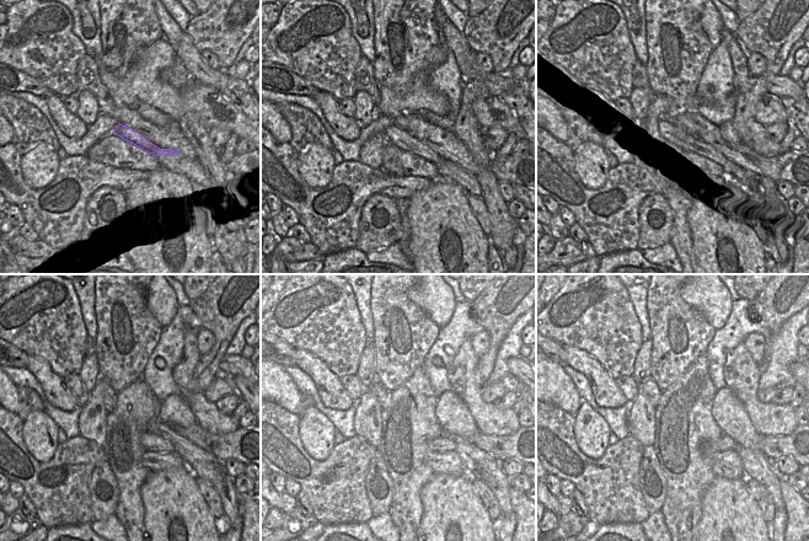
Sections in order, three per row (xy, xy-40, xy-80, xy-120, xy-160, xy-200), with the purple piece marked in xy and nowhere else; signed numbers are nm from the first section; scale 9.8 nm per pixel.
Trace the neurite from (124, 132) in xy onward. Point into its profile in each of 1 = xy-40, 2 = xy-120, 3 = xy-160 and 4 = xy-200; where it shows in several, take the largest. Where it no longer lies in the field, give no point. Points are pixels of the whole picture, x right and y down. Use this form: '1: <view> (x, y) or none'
1: xy-40 (398, 137)
2: xy-120 (202, 464)
3: xy-160 (478, 465)
4: xy-200 (756, 466)

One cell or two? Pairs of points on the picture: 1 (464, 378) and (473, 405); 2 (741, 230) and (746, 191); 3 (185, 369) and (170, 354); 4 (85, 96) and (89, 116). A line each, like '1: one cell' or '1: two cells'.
1: one cell
2: two cells
3: two cells
4: one cell

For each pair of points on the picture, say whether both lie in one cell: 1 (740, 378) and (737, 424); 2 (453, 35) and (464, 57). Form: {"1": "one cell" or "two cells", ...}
{"1": "two cells", "2": "one cell"}

